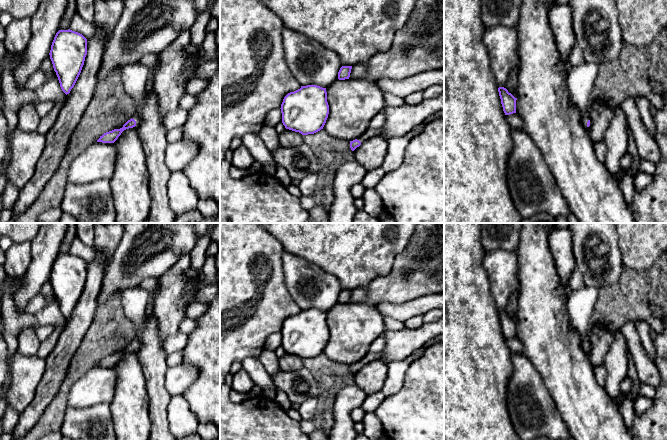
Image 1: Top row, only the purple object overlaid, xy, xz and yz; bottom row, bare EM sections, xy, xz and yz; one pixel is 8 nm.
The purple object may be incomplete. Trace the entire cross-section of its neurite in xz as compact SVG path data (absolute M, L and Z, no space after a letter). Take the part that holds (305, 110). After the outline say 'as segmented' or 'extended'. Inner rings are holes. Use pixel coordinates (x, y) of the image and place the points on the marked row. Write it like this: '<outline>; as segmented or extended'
M301 86L288 93L281 104L282 123L286 129L302 135L323 129L329 114L326 88Z; as segmented

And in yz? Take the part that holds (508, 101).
M499 87L498 92L505 115L516 113L517 98L515 98L511 93L509 93L508 90L504 87Z; as segmented

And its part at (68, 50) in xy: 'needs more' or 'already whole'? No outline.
already whole

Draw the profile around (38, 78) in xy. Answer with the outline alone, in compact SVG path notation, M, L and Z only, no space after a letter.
M41 69L35 72L26 82L25 88L29 90L36 90L41 87L47 80L47 75Z

